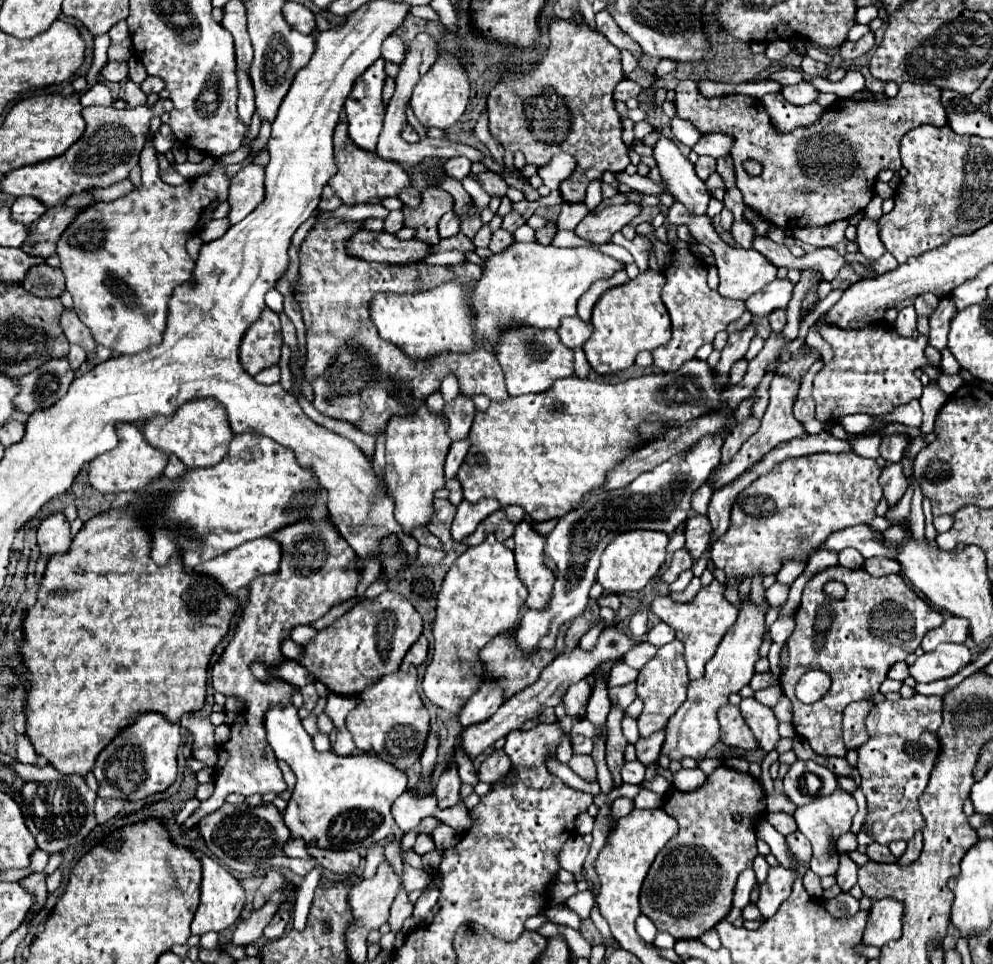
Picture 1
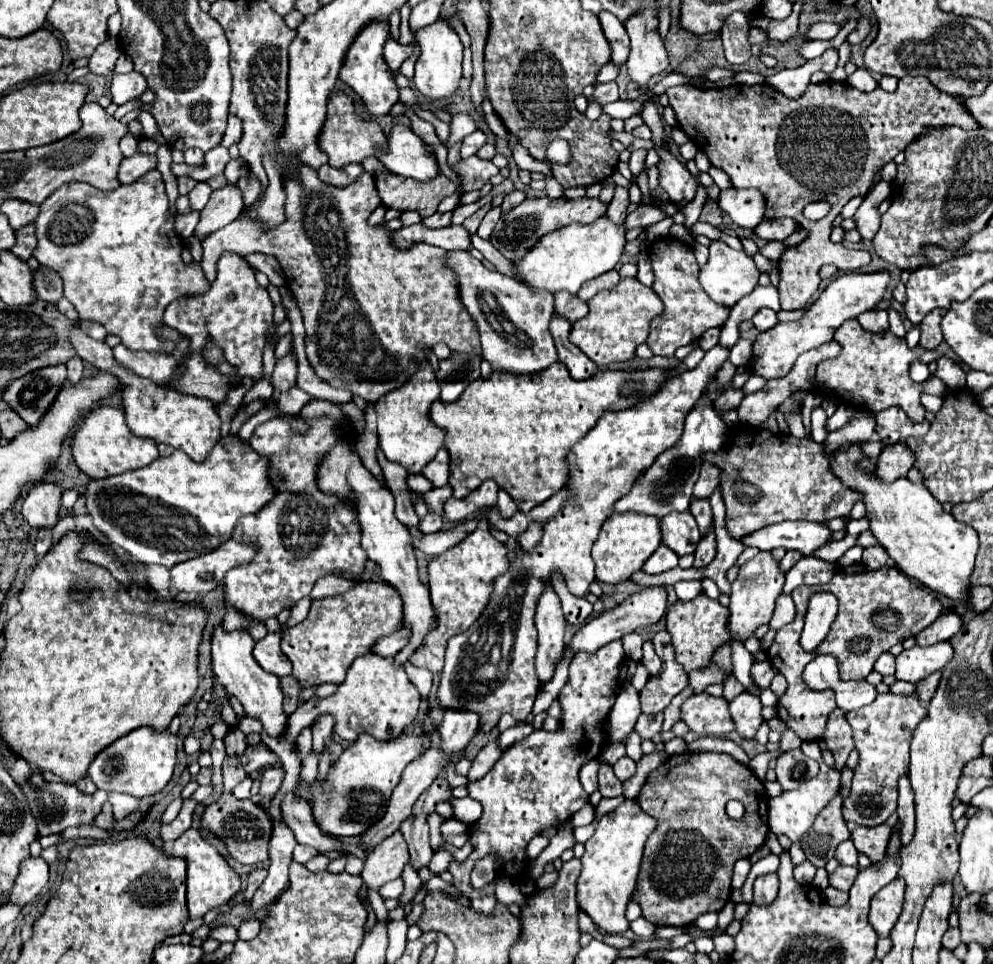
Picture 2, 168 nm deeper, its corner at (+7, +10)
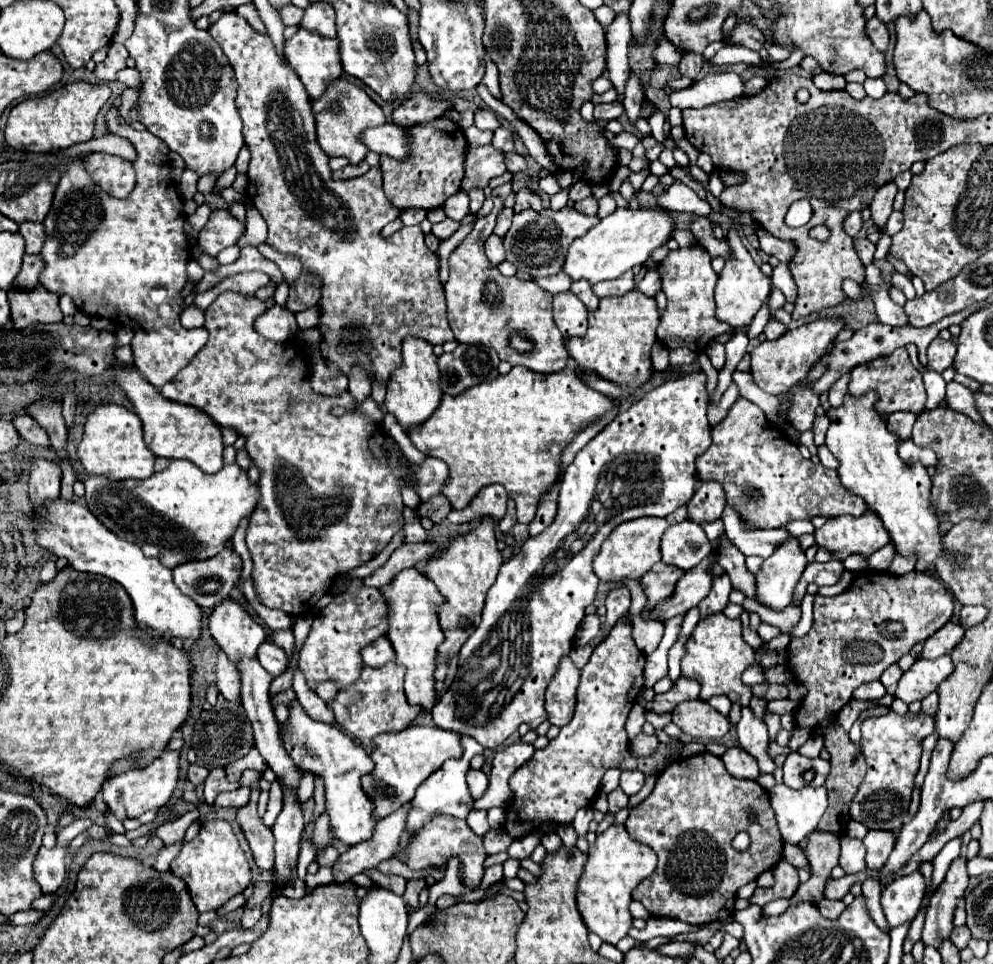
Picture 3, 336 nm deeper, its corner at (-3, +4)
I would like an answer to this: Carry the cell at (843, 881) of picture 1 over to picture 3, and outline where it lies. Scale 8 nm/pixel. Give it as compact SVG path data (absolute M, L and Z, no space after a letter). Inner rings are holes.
M846 835L844 843L840 843L840 867L850 875L858 873L866 869L864 855L866 855L864 843L860 839L852 839Z

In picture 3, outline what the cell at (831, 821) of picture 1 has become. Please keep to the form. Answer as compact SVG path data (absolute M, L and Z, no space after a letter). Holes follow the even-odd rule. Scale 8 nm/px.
M780 783L768 791L770 805L776 813L782 839L786 843L802 843L818 825L828 805L826 787L790 789Z

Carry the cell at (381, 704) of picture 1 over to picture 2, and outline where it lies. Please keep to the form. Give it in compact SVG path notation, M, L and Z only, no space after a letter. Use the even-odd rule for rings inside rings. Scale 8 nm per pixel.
M374 653L370 655L364 655L364 657L358 657L354 661L354 665L350 665L348 669L348 675L346 675L346 681L338 687L338 693L332 695L332 697L326 697L326 699L320 699L320 697L312 697L308 701L304 701L302 705L298 705L298 709L290 715L290 721L286 725L286 735L288 739L270 739L266 733L262 733L262 723L258 719L250 719L250 717L244 717L240 723L238 723L238 729L244 733L244 735L250 735L250 733L260 733L262 735L262 741L266 745L270 745L270 749L280 757L280 763L284 767L285 777L282 785L288 785L290 791L296 789L296 779L298 779L298 771L300 771L300 761L292 751L292 741L296 741L296 735L304 729L304 727L310 727L313 720L318 715L324 713L330 713L334 717L334 733L338 733L338 737L342 739L348 739L348 741L354 741L360 733L368 733L372 737L376 737L378 741L394 741L398 739L400 735L406 733L406 729L414 723L416 715L418 715L418 707L420 707L420 695L418 695L418 689L412 685L412 681L408 679L404 667L394 667L392 659L384 659L384 657L378 657Z

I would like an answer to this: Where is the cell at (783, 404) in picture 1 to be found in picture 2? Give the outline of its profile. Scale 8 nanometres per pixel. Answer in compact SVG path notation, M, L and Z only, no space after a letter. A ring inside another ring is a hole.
M702 463L702 471L700 471L700 477L694 485L694 493L692 497L700 497L700 499L708 499L712 495L712 491L716 489L718 481L722 477L722 471L710 463Z

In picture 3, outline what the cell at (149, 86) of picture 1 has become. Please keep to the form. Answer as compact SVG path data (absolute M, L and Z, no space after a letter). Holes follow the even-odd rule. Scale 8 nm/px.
M126 67L126 69L122 69L120 75L118 75L118 81L126 83L128 87L136 87L136 89L140 89L140 75L138 75L138 71L136 71L134 67Z

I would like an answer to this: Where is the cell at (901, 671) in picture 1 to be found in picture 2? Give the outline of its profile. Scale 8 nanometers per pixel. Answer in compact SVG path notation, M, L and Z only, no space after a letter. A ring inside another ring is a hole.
M890 651L882 653L882 655L878 657L874 669L876 669L880 675L892 675L894 669L896 669L896 657L894 657Z

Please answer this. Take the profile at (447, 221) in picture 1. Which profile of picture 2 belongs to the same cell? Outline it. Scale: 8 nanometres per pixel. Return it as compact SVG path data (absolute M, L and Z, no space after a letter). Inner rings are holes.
M448 211L448 213L434 213L434 215L426 217L426 219L422 219L422 223L428 229L442 229L442 227L450 225L450 219L452 219L452 211Z

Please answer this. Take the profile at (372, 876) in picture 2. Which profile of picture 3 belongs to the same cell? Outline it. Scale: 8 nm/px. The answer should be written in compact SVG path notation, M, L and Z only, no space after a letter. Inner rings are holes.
M438 815L436 819L428 822L428 825L414 835L412 845L408 851L400 851L398 855L406 865L412 869L426 869L426 867L442 867L448 863L448 859L458 857L462 865L462 885L466 887L478 887L484 877L484 859L486 849L482 845L482 837L478 837L466 823L466 819L456 819L450 815Z

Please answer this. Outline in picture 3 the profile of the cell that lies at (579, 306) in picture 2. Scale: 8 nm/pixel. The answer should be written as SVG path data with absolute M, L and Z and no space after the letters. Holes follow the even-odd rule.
M586 281L572 283L572 293L578 295L578 299L586 305L586 309L596 309L598 307L598 297L592 291L592 285L590 283L586 283Z

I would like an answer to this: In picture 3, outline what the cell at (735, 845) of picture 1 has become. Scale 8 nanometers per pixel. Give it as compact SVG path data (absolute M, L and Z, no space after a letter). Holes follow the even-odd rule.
M712 753L680 759L672 763L672 767L666 767L658 775L656 787L646 797L646 801L630 811L626 831L630 839L636 839L638 843L652 847L652 851L658 855L656 871L648 879L644 879L640 887L636 887L632 899L640 901L646 907L646 911L654 917L670 917L690 925L724 921L728 915L732 915L736 891L742 885L758 879L764 871L772 869L782 859L784 847L784 841L780 839L780 831L776 827L774 811L768 803L768 793L756 781L734 779L726 771L722 759ZM748 809L754 809L758 813L756 823L746 821ZM740 831L746 831L752 837L752 845L744 853L738 853L732 847L732 841Z

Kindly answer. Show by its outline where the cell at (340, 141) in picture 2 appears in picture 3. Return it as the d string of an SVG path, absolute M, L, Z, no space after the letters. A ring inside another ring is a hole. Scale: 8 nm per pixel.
M336 79L332 81L332 85L328 85L328 89L324 91L324 95L320 99L310 99L312 103L312 113L316 119L316 141L318 145L332 157L332 155L340 155L340 157L348 157L352 165L360 163L364 159L364 155L368 153L366 145L358 139L358 135L366 129L366 127L376 127L386 123L384 111L368 97L368 93L358 87L356 83L350 83L346 79Z

